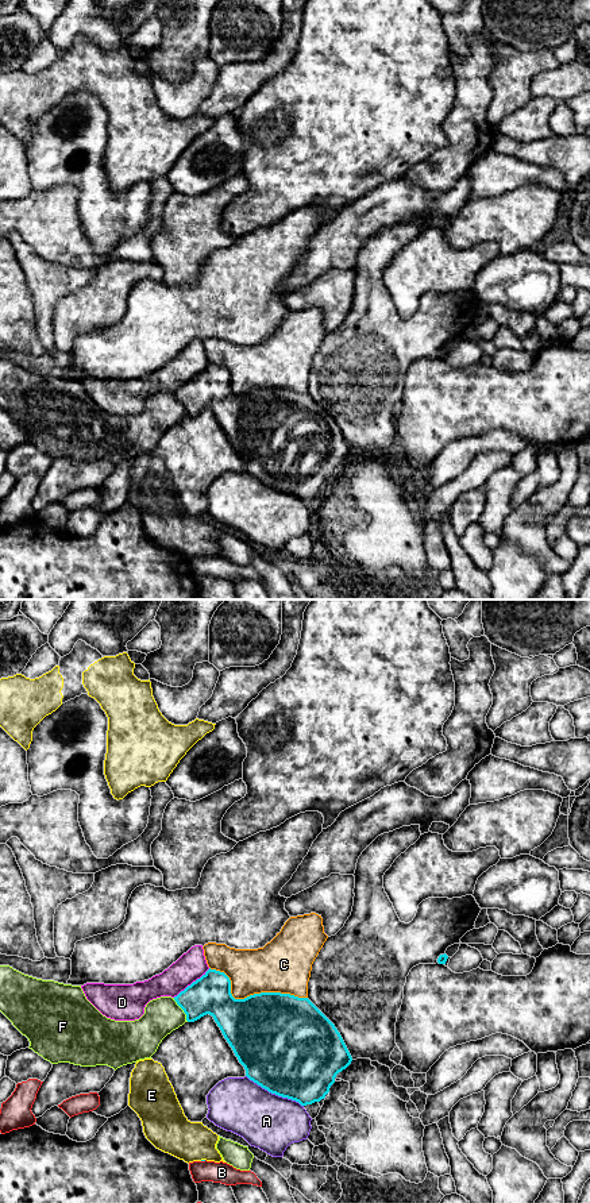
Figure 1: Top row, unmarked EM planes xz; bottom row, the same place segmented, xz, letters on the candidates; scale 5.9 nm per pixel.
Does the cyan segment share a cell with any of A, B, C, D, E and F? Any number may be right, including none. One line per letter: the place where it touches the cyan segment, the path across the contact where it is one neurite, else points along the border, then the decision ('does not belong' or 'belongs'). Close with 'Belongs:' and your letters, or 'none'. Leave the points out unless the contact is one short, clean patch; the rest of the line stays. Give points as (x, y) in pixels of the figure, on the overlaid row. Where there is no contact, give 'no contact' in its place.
A: meets cyan in xz at (274, 1092); does not belong
B: meets cyan in xz at (203, 1160); does not belong
C: meets cyan in xz at (251, 995); does not belong
D: meets cyan in xz at (192, 983); does not belong
E: meets cyan in xz at (201, 1160); does not belong
F: meets cyan in xz at (182, 1009); does not belong
Belongs: none

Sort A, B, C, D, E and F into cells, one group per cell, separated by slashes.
A / B / C / D / E / F

